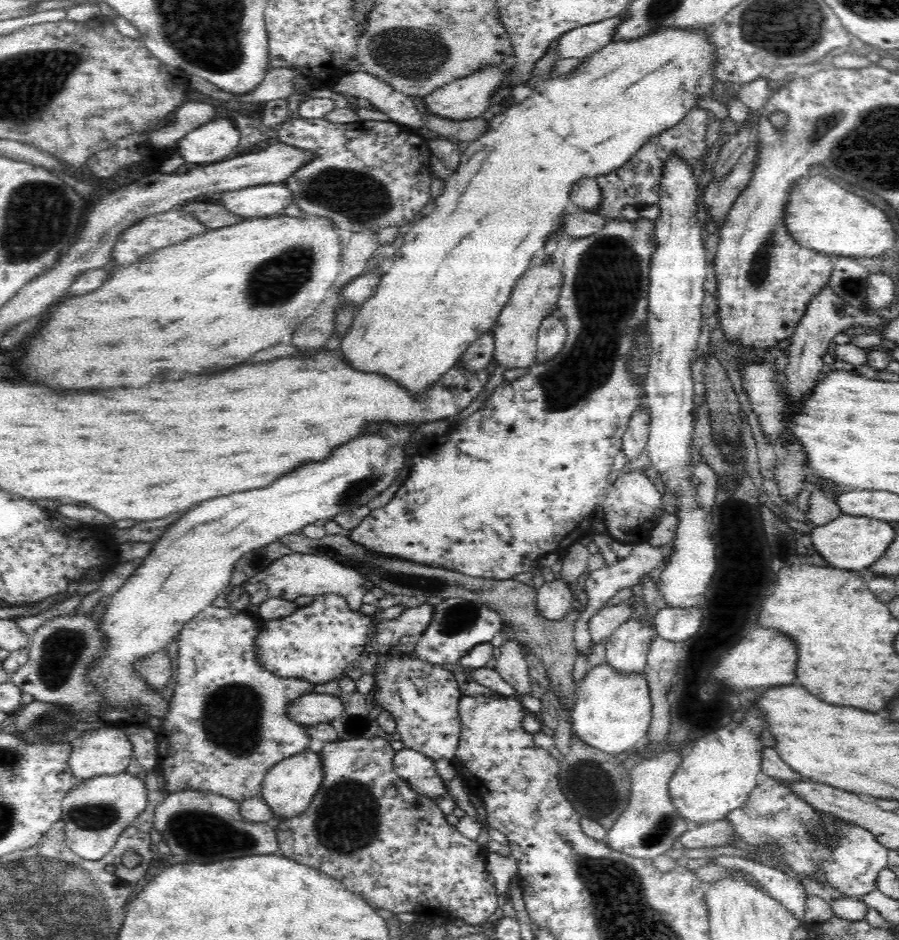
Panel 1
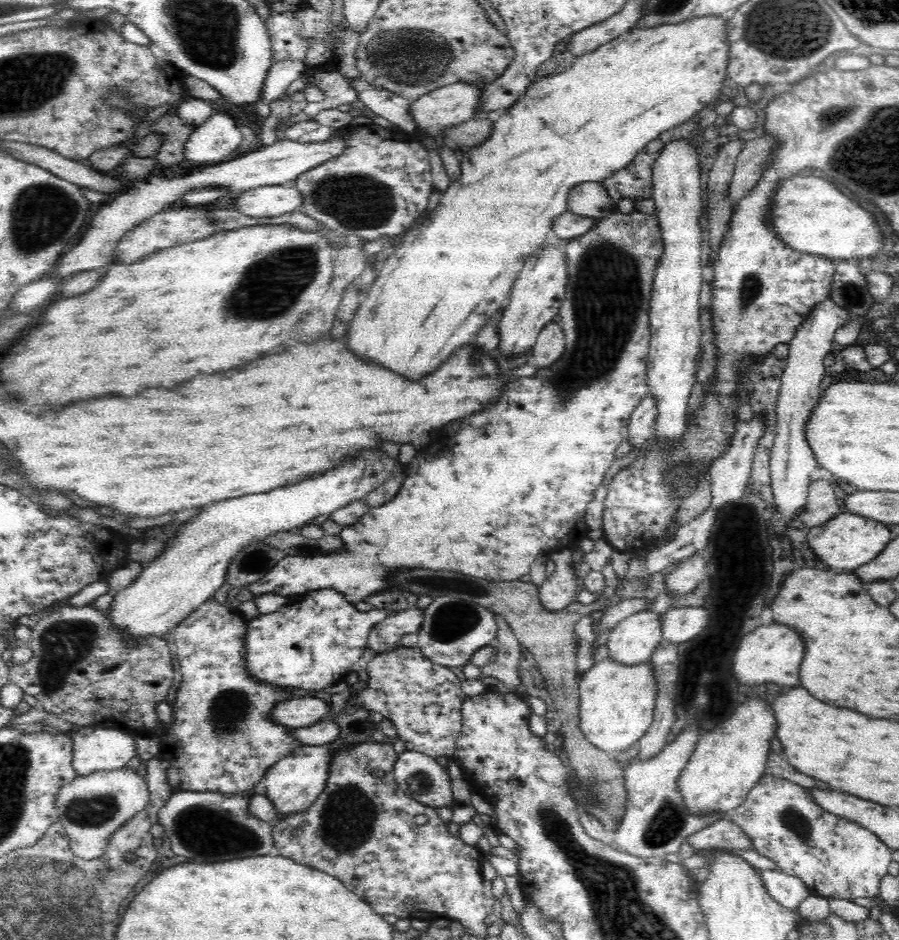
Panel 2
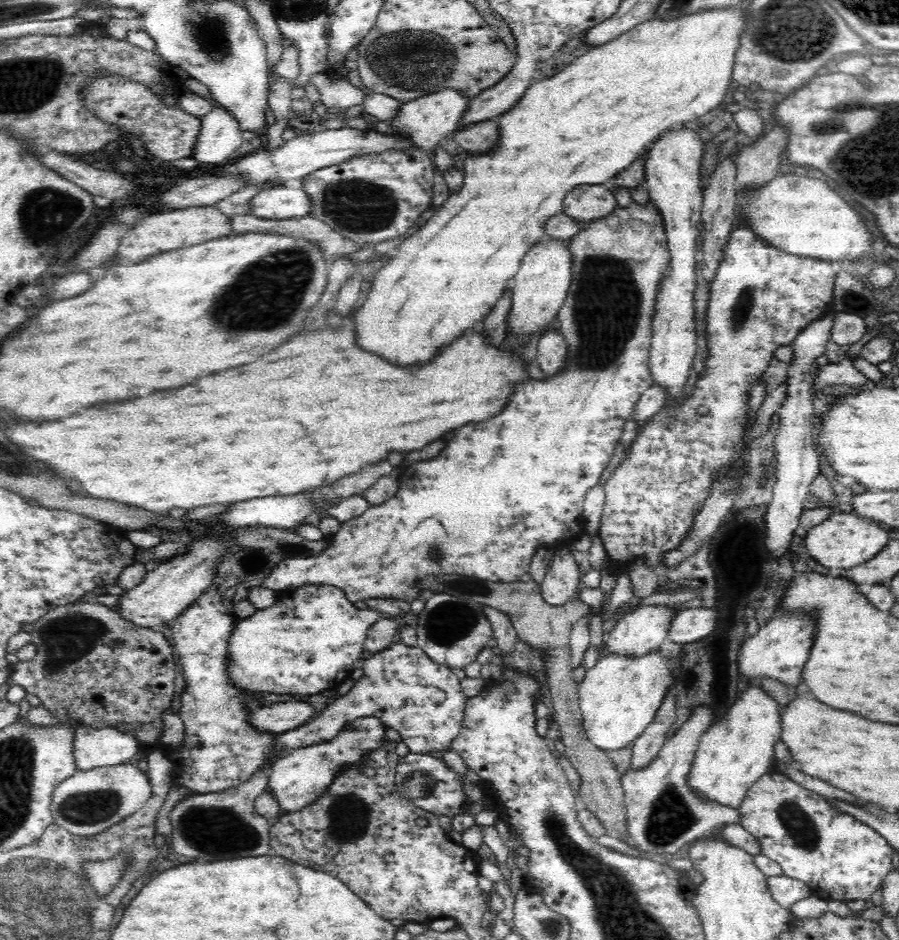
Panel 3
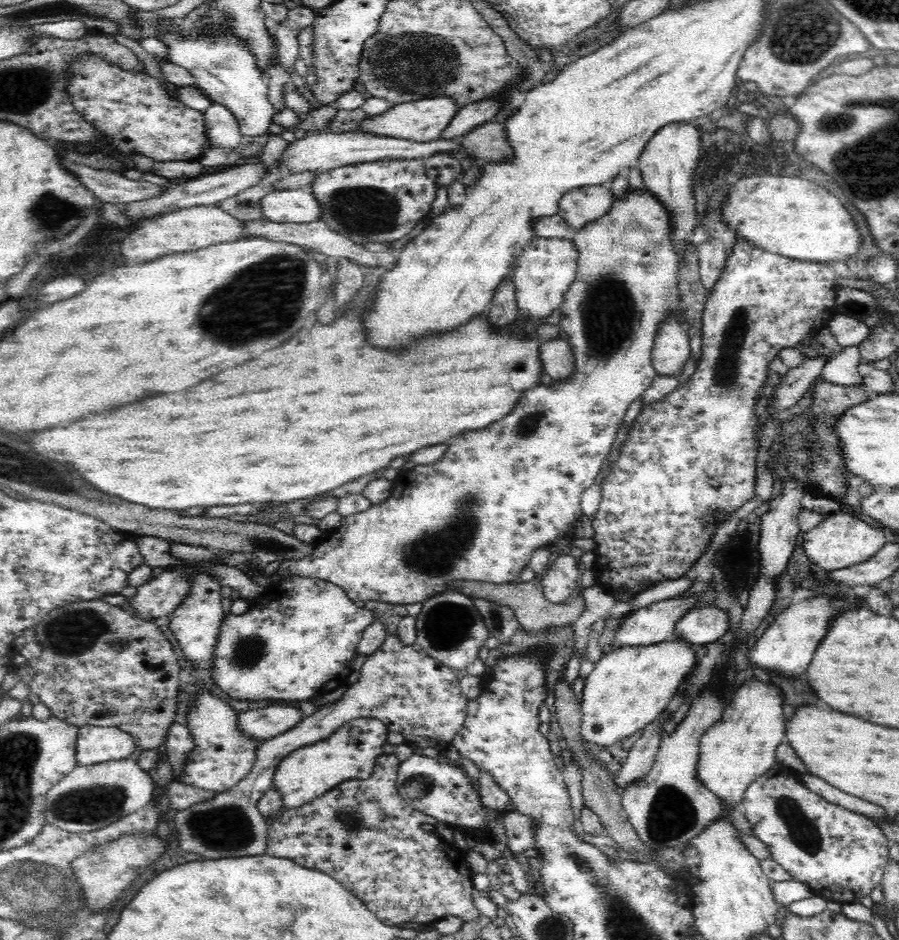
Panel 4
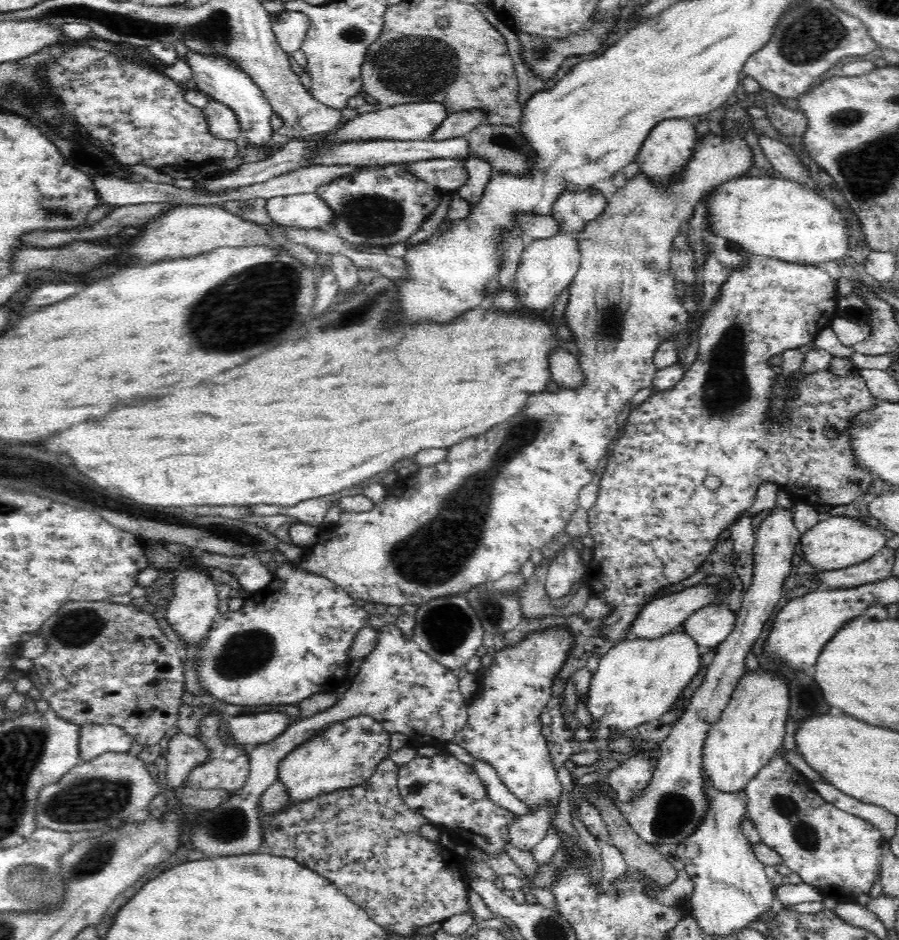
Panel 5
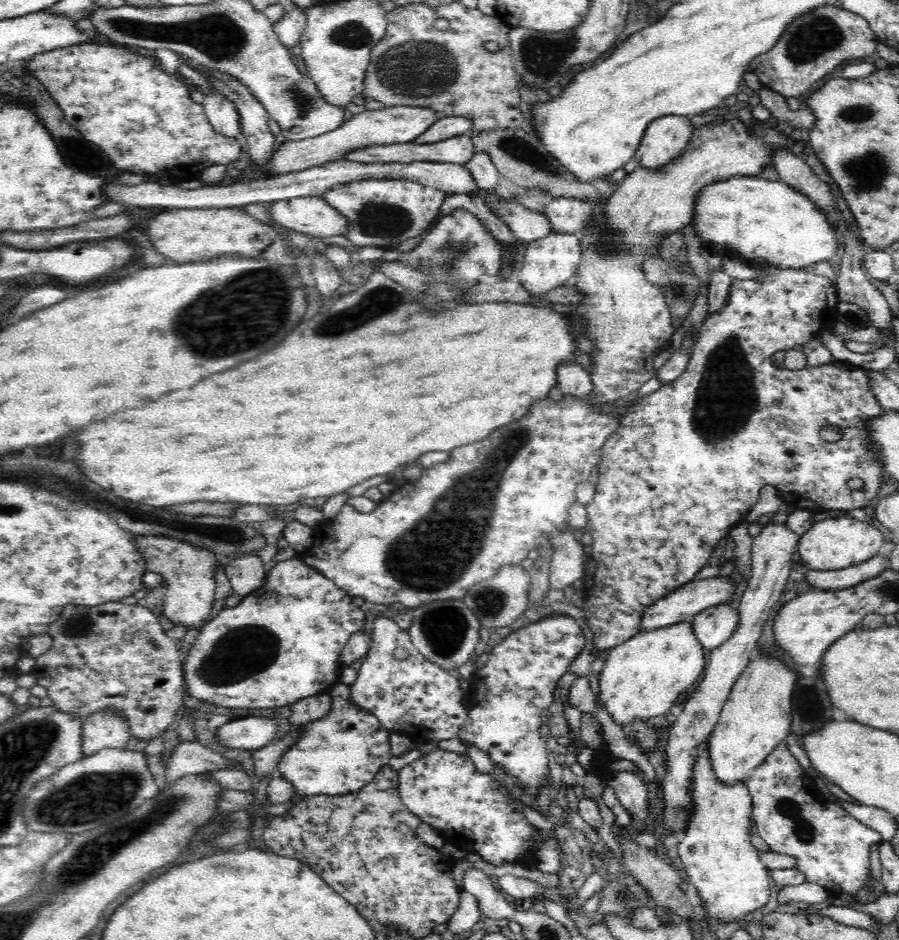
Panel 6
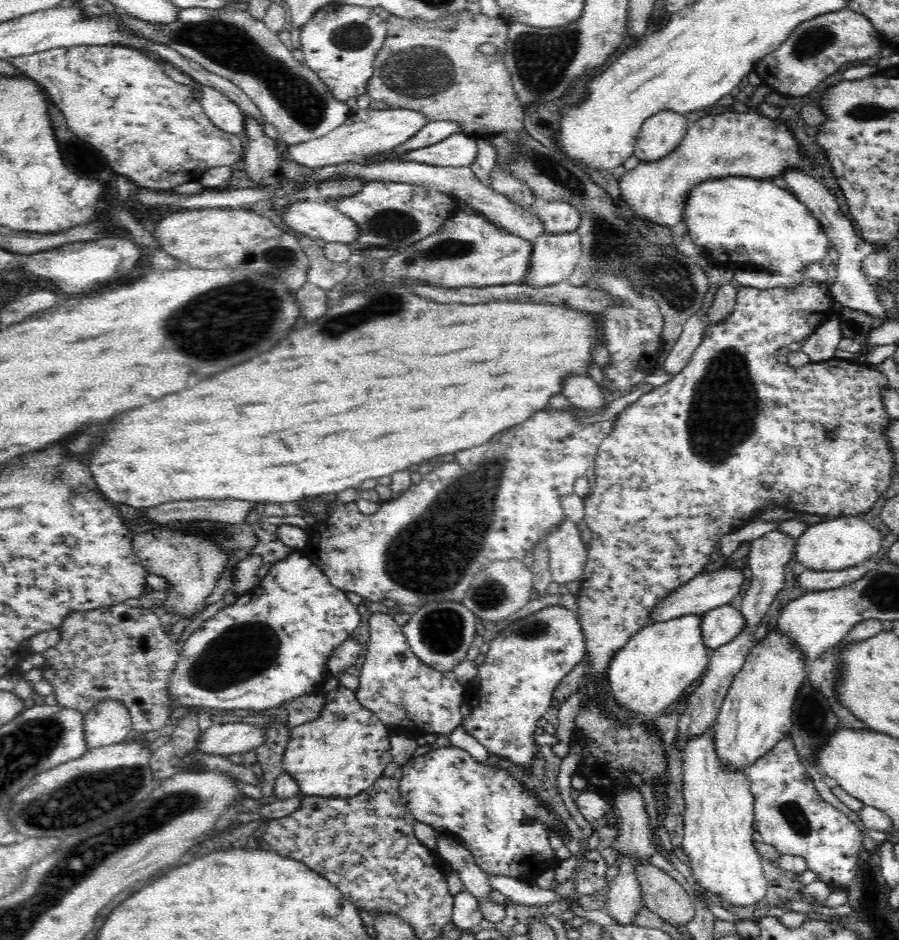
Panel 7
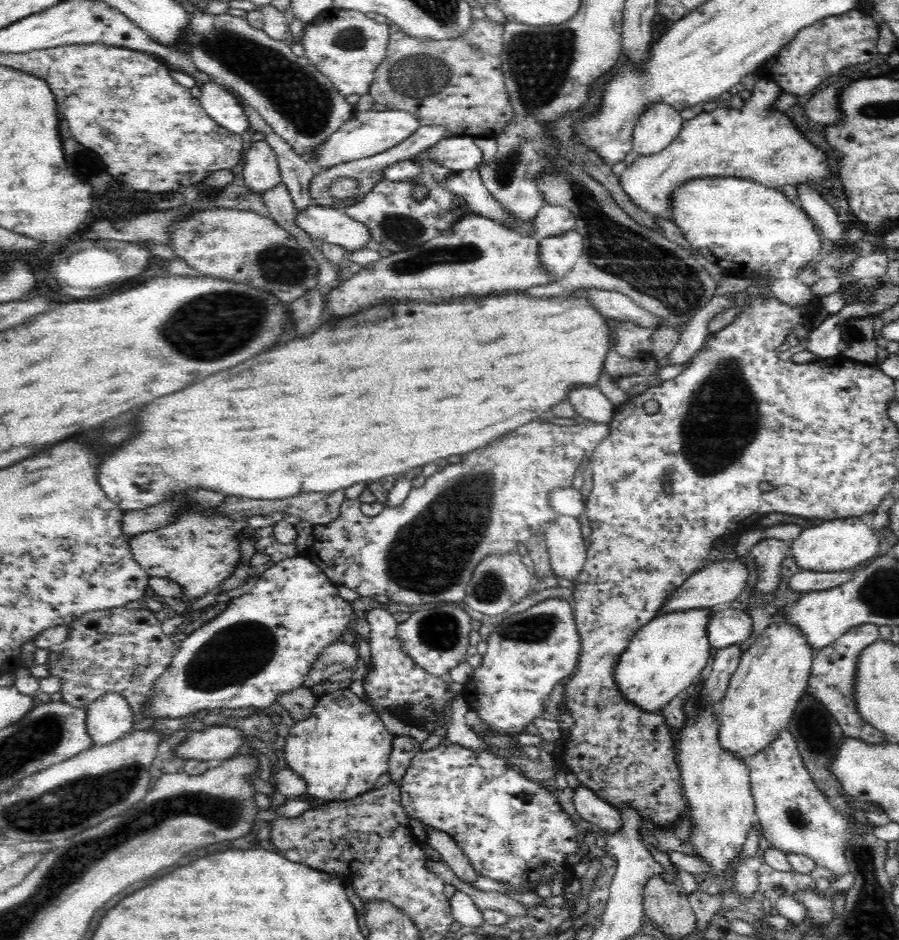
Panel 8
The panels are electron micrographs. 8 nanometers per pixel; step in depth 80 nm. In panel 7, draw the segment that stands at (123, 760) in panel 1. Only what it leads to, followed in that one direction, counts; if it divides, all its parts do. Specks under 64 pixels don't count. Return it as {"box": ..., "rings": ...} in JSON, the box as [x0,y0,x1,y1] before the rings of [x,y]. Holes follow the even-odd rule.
{"box":[84,700,133,749],"rings":[[[102,700],[84,715],[88,749],[123,742],[132,732],[133,722],[128,709],[116,700]]]}

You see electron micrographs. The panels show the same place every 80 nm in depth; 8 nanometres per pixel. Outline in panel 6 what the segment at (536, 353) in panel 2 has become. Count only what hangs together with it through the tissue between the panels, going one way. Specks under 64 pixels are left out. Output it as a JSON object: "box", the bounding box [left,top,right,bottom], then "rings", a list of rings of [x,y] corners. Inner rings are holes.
{"box":[556,362,592,399],"rings":[[[564,362],[558,366],[556,376],[558,376],[558,386],[565,395],[587,399],[592,394],[592,379],[580,364]]]}

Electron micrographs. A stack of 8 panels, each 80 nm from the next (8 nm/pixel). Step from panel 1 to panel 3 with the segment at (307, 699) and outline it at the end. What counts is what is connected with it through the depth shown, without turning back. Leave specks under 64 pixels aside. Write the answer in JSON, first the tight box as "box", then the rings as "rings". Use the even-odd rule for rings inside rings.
{"box":[248,701,319,733],"rings":[[[284,701],[260,707],[248,714],[248,723],[266,733],[280,733],[296,728],[315,718],[319,713],[311,703],[305,701]]]}

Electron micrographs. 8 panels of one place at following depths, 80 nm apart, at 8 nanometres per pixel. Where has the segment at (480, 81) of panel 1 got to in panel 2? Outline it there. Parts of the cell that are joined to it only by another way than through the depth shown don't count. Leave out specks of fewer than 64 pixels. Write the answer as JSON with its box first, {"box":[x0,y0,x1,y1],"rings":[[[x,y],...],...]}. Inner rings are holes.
{"box":[410,82,484,193],"rings":[[[457,82],[434,89],[432,92],[422,95],[420,98],[412,101],[412,106],[410,106],[410,115],[416,121],[416,128],[418,130],[417,137],[420,142],[424,143],[424,147],[428,149],[434,189],[439,190],[441,193],[448,188],[451,182],[437,151],[437,146],[440,143],[439,140],[447,128],[462,124],[476,117],[476,112],[480,108],[480,103],[478,102],[480,102],[482,90],[484,90],[484,86],[478,86],[478,83]]]}

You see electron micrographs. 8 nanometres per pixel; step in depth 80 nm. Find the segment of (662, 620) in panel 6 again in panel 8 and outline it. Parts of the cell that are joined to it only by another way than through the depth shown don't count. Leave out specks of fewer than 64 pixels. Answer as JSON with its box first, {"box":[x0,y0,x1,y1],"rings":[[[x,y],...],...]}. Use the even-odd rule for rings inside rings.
{"box":[660,561,748,613],"rings":[[[714,561],[709,562],[700,570],[694,572],[686,582],[682,583],[667,598],[664,605],[660,607],[660,613],[682,612],[690,608],[712,608],[724,607],[746,588],[748,582],[748,567],[740,561]]]}

